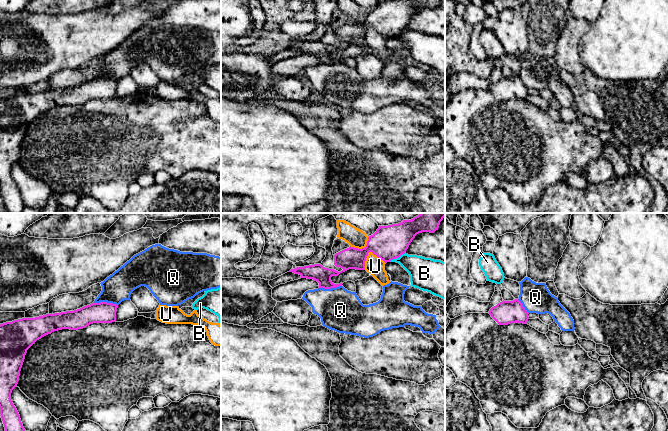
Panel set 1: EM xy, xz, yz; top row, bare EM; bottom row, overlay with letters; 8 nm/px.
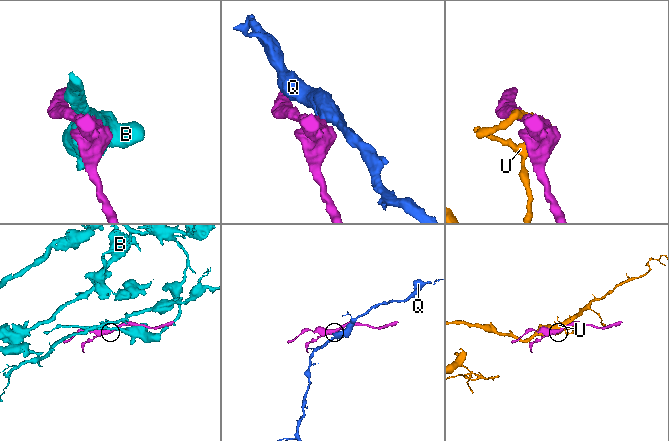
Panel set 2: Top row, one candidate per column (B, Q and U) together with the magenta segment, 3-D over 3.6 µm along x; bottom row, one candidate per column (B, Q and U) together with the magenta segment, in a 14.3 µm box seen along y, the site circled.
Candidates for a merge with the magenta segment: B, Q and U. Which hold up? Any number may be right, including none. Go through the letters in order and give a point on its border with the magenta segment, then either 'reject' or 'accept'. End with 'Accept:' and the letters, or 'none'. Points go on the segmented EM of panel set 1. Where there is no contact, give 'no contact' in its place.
B: xz (397, 257) | reject
Q: xy (106, 302) | reject
U: xz (368, 252) | reject
Accept: none

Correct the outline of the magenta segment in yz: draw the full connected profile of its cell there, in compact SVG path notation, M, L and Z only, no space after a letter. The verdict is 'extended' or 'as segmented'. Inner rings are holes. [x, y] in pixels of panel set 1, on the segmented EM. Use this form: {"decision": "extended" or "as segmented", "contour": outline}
{"decision": "as segmented", "contour": "M518 299L513 301L503 300L492 307L489 314L499 325L508 325L516 322L526 324L529 319L529 313Z"}

